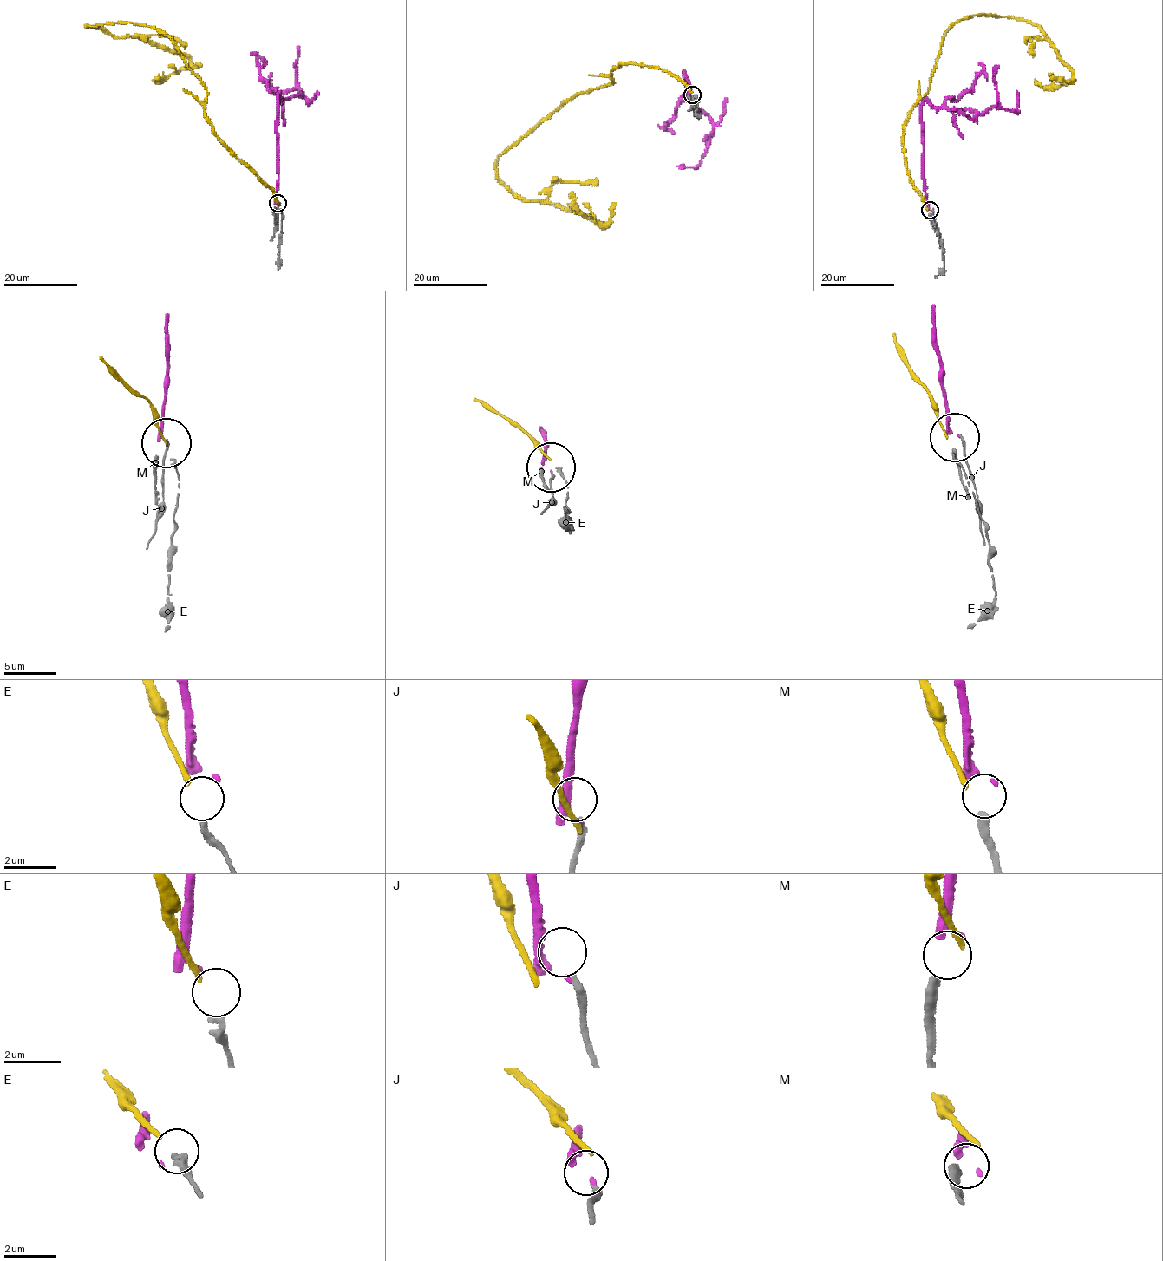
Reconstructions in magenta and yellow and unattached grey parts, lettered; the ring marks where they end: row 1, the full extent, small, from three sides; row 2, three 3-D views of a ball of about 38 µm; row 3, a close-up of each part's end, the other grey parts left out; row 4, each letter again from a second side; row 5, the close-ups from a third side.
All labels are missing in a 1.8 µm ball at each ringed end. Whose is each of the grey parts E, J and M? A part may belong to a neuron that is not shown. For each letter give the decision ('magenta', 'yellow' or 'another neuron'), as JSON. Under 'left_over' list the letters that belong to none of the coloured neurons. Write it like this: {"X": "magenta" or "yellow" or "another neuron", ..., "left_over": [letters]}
{"E": "yellow", "J": "another neuron", "M": "magenta", "left_over": ["J"]}

